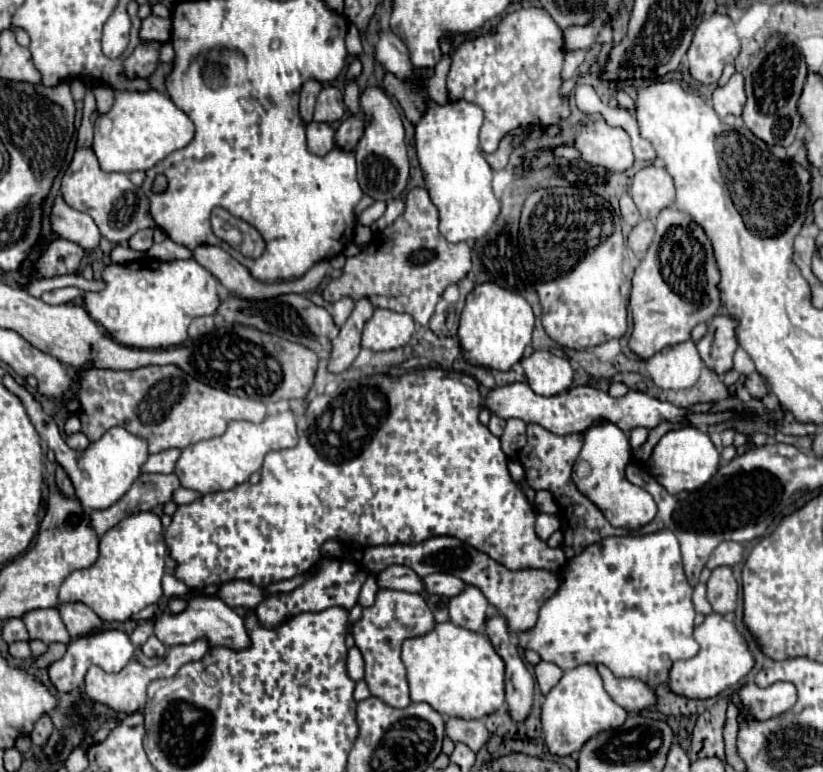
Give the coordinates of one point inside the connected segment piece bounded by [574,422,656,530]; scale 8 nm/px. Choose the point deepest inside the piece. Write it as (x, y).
(606, 449)

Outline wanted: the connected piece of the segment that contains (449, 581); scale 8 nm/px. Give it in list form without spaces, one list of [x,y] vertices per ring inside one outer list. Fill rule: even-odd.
[[[442,572],[426,576],[426,578],[422,578],[422,582],[424,582],[424,590],[428,594],[438,594],[438,596],[446,596],[446,598],[456,596],[466,586],[460,578],[456,578],[452,574],[442,574]]]

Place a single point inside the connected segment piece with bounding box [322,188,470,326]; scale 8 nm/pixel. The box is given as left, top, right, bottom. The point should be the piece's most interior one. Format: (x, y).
(408, 265)

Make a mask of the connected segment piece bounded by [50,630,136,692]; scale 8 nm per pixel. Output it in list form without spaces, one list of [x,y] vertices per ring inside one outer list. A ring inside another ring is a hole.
[[[104,630],[104,632],[90,634],[90,636],[82,636],[82,638],[72,640],[68,646],[70,648],[66,650],[66,654],[60,660],[56,660],[54,664],[50,664],[50,680],[54,682],[58,690],[64,690],[64,692],[80,688],[80,684],[84,682],[86,668],[90,664],[96,664],[102,670],[116,674],[134,658],[134,652],[136,652],[136,646],[132,644],[130,636],[120,630]]]

